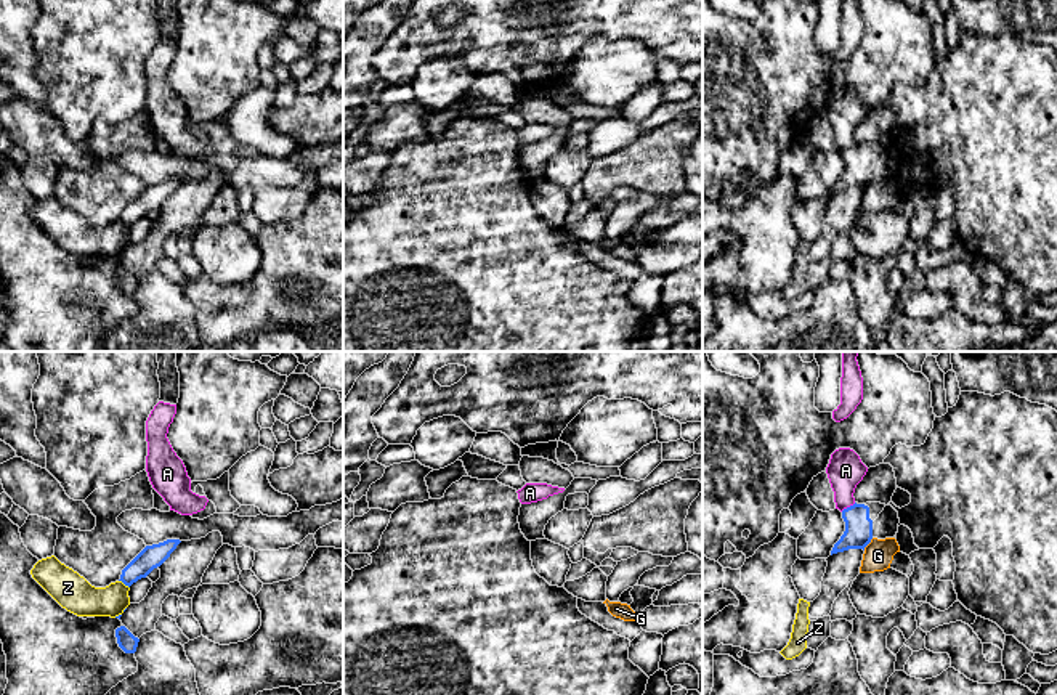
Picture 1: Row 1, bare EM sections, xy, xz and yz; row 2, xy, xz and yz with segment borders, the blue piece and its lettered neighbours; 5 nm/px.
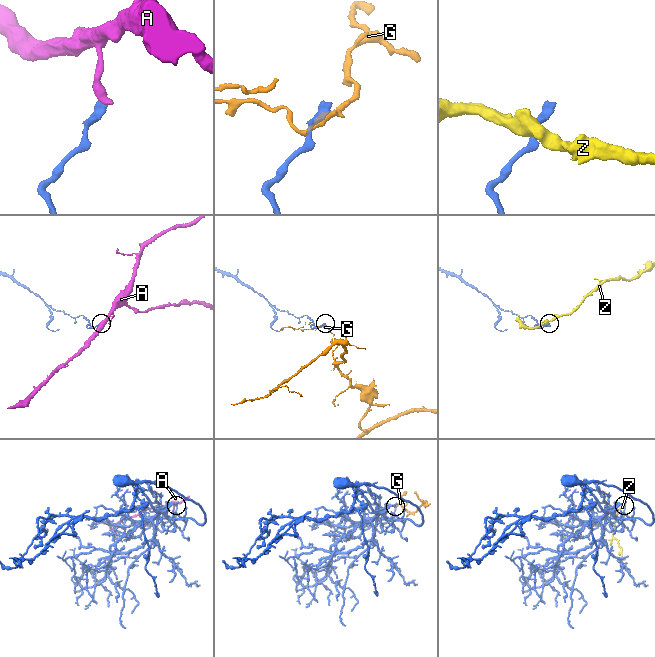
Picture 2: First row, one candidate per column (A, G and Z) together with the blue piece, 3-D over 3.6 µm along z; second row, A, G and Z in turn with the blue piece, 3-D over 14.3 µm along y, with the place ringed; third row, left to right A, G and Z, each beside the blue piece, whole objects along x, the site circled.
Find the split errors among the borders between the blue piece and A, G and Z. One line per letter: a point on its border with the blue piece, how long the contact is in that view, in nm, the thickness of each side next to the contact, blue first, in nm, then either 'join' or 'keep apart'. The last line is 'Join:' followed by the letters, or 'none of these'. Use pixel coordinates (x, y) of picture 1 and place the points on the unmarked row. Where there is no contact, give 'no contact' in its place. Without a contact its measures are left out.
A: yz (847, 148) | 90 nm | 140/180 nm | keep apart
G: yz (868, 183) | 80 nm | 140/150 nm | keep apart
Z: xy (124, 223) | 70 nm | 120/180 nm | keep apart
Join: none of these

